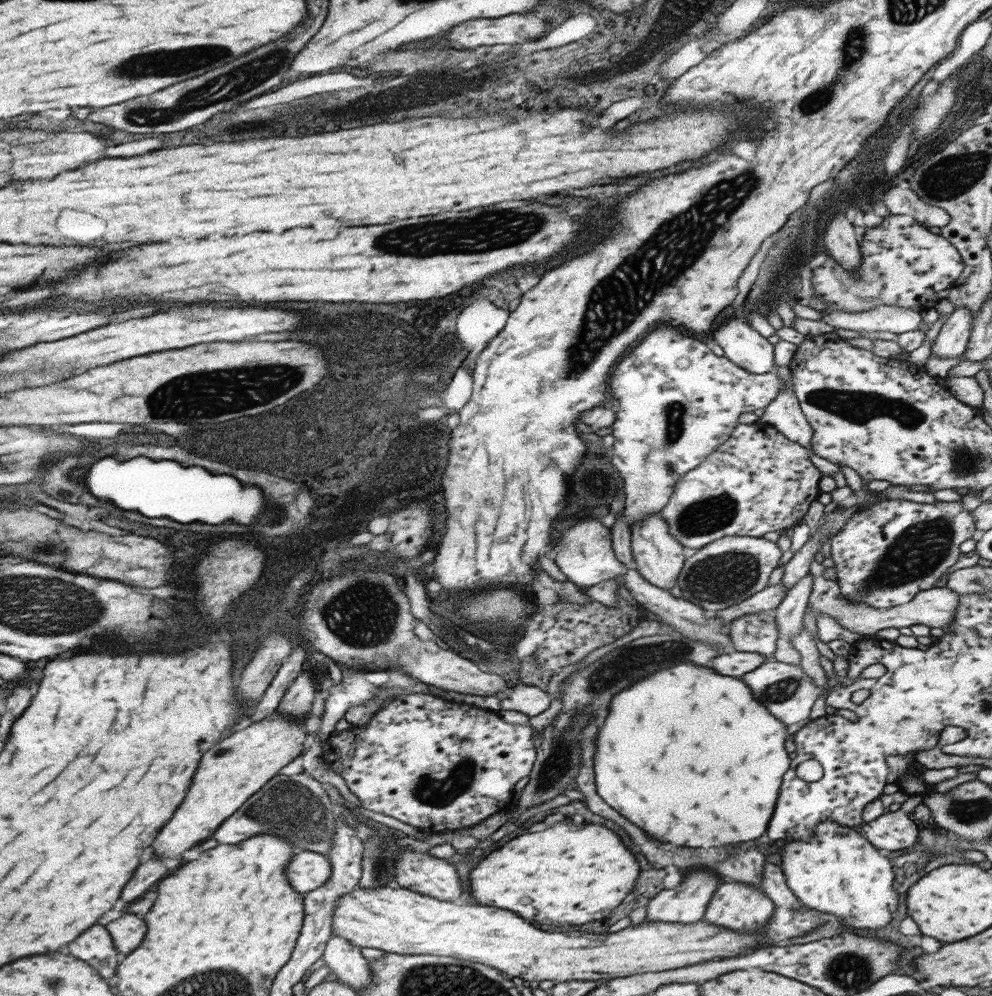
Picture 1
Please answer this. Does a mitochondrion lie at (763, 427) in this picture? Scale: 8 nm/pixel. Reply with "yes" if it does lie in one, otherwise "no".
no

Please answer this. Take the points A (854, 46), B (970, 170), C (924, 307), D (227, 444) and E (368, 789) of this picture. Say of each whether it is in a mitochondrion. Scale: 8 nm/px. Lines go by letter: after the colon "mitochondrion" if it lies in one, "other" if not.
A: mitochondrion
B: mitochondrion
C: other
D: other
E: other

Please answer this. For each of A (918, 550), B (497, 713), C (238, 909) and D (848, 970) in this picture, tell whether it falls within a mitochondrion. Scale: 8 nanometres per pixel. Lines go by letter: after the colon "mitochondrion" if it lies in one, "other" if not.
A: mitochondrion
B: other
C: other
D: mitochondrion

